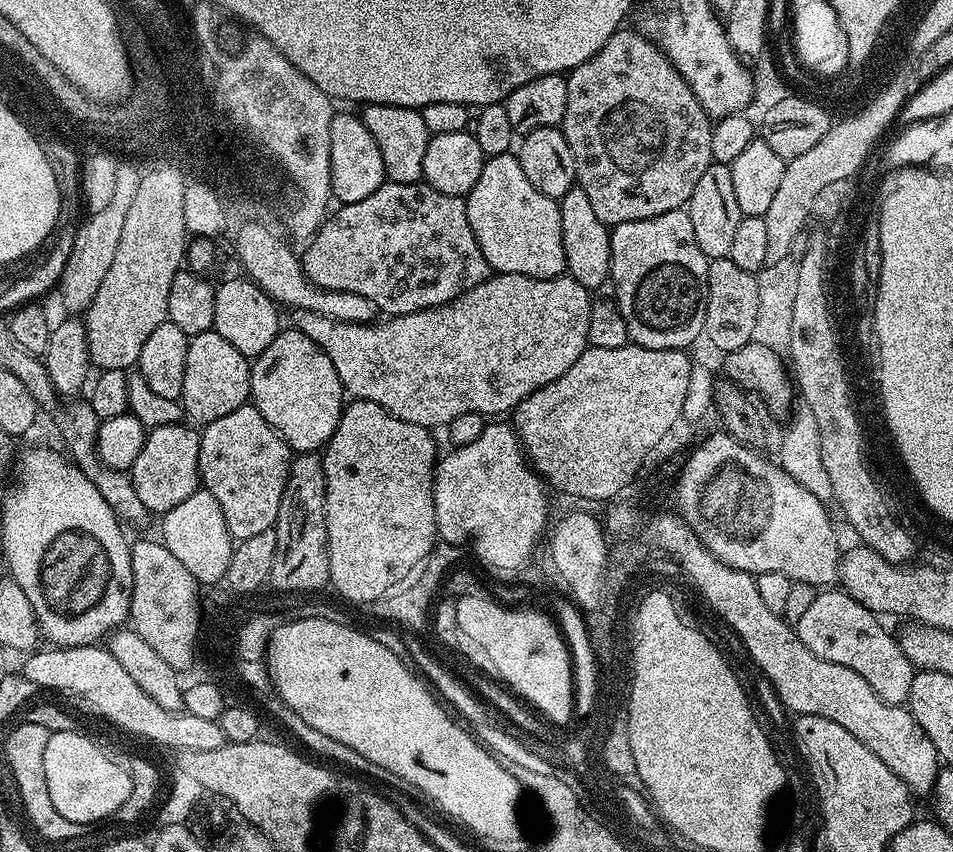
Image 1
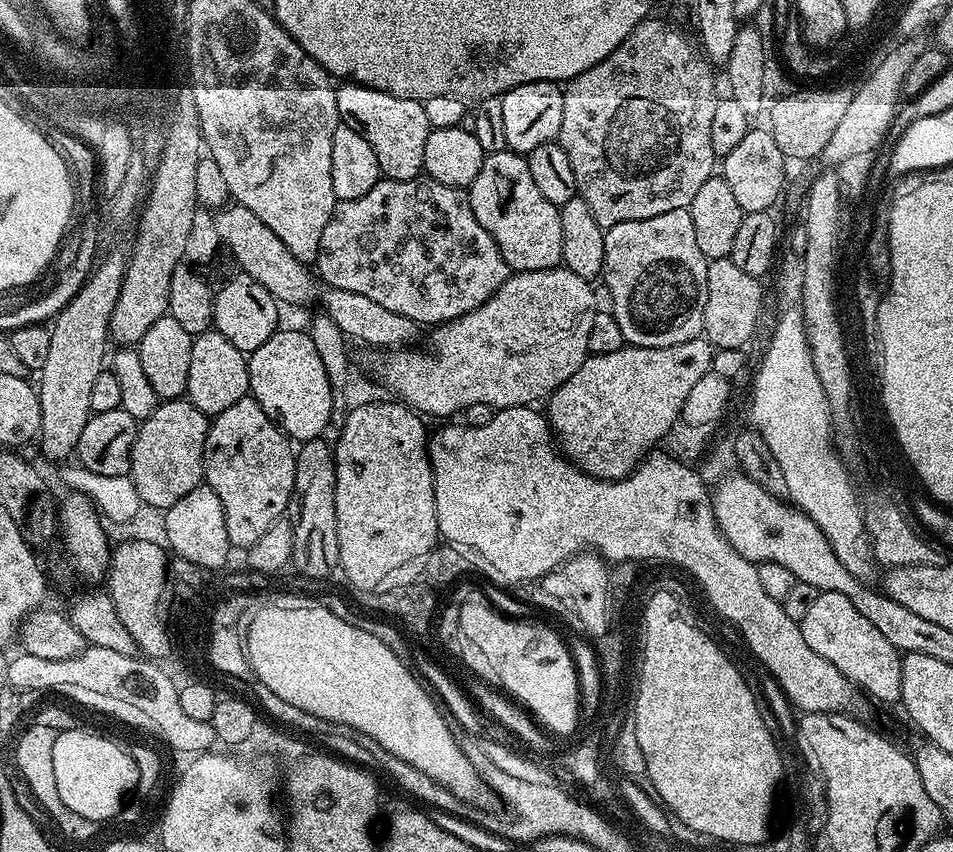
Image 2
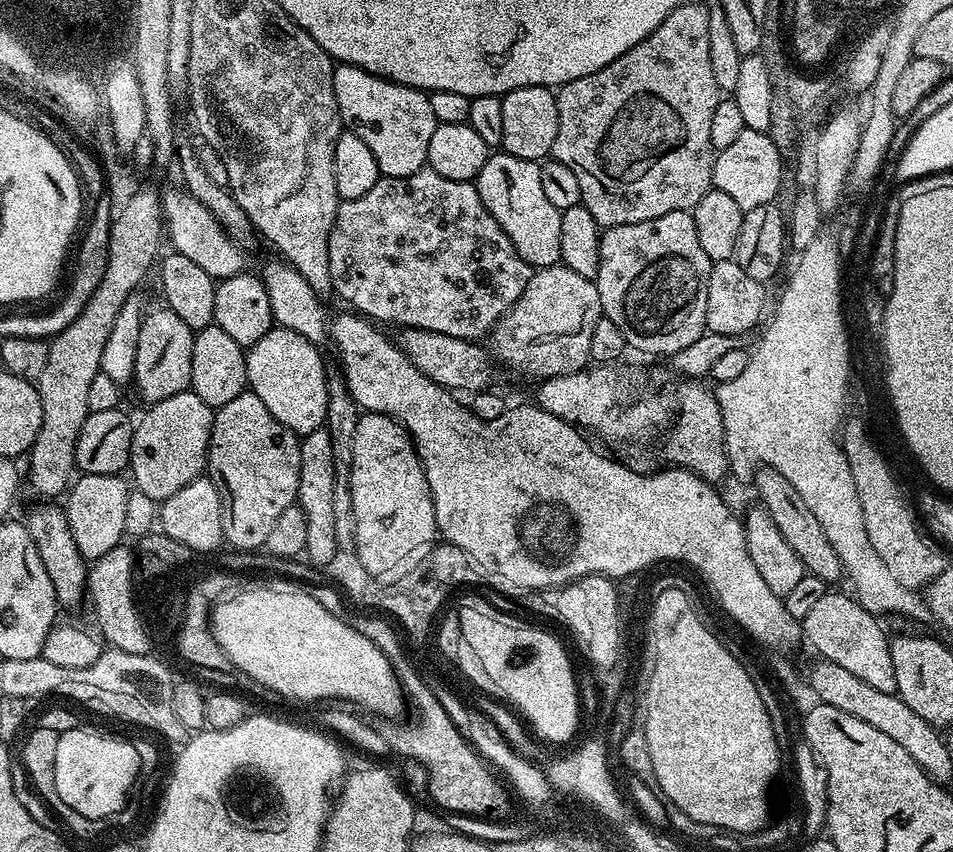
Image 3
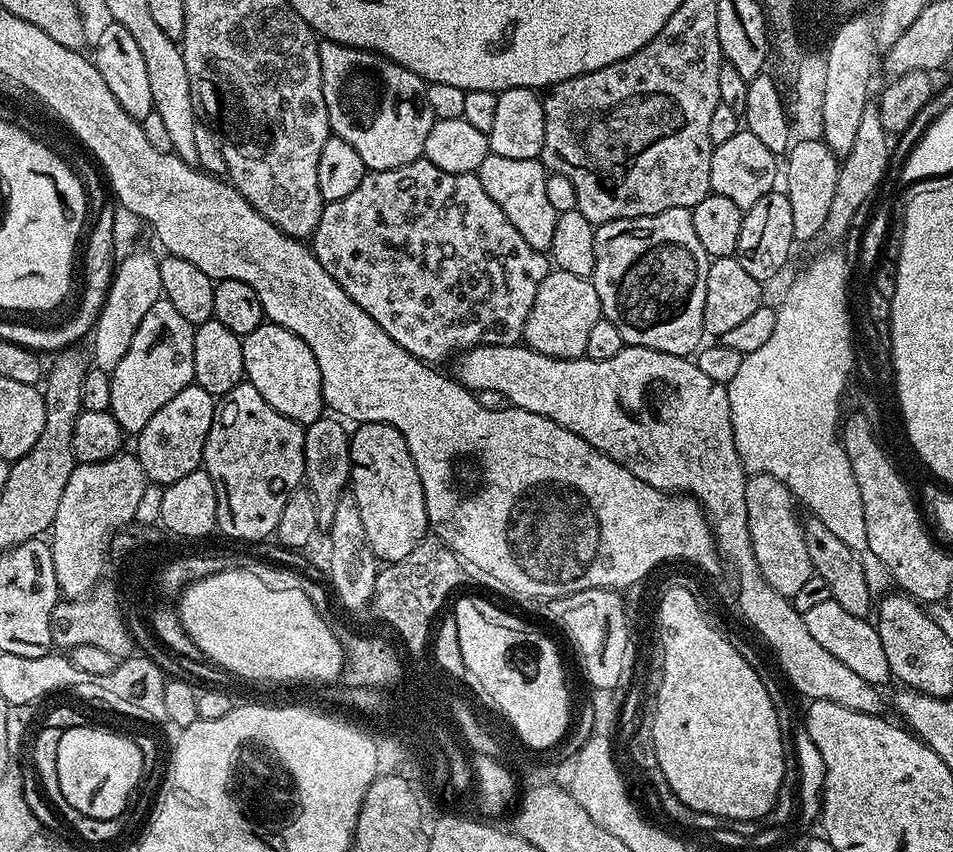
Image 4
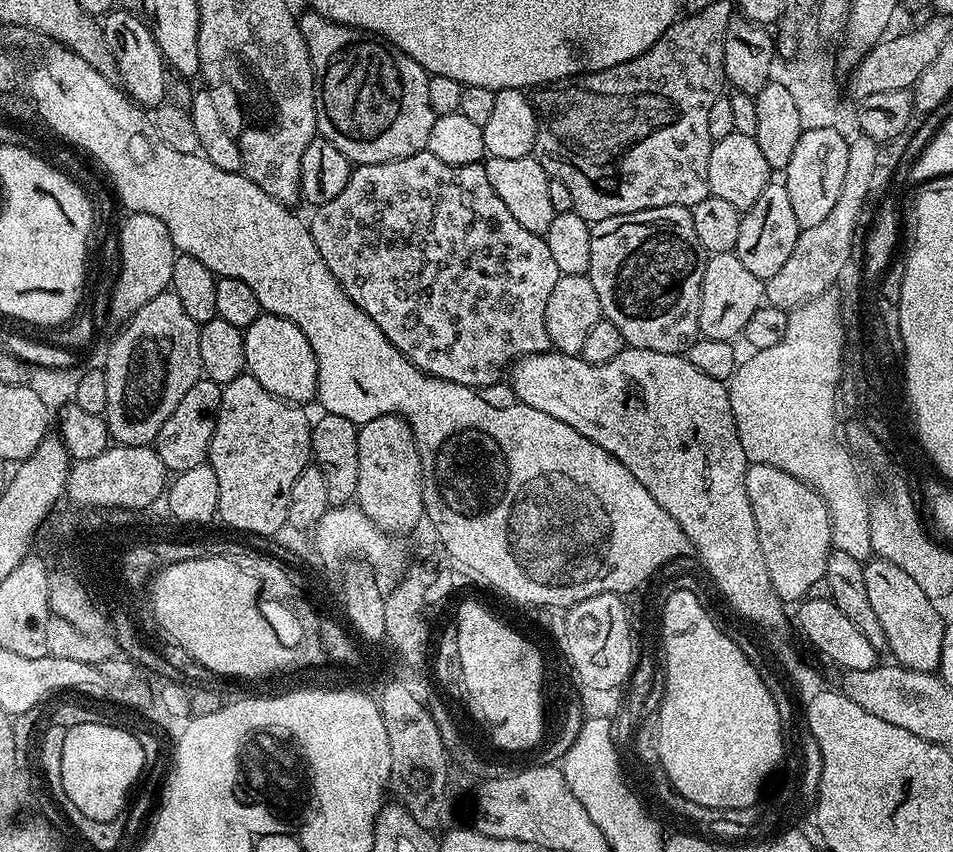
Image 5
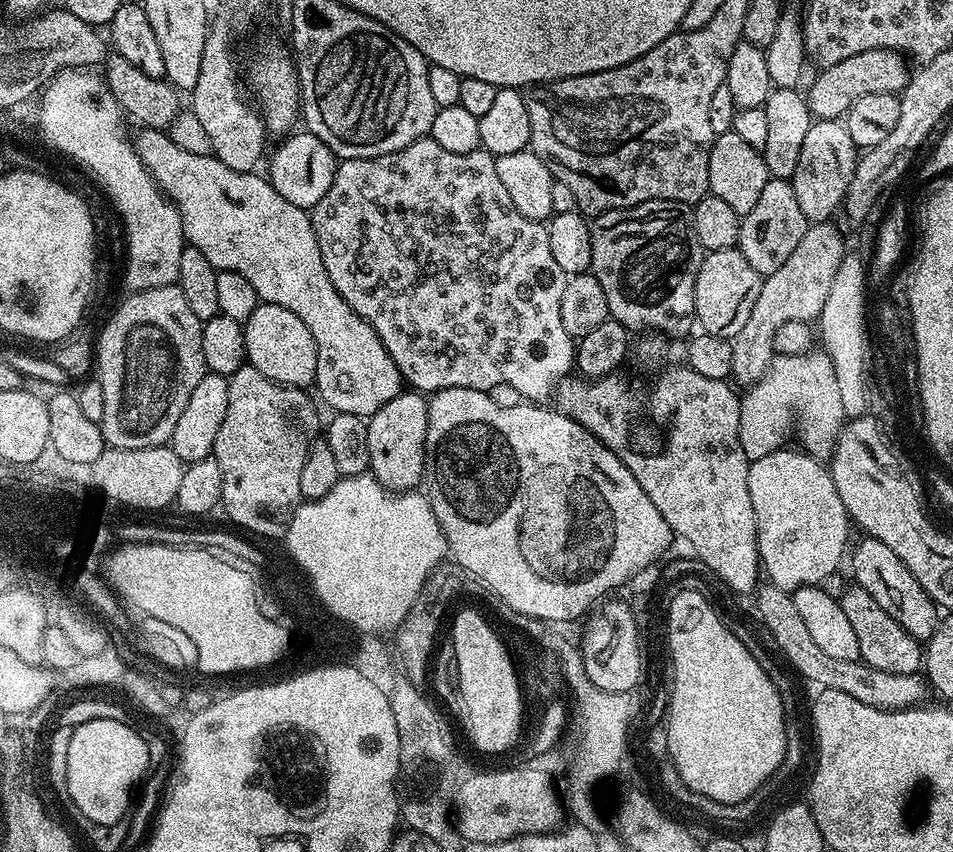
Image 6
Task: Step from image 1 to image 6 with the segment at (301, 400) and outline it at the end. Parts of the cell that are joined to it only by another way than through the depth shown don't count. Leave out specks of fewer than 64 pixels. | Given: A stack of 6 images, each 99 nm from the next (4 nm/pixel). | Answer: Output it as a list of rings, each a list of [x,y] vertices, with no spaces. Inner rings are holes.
[[[257,303],[254,314],[243,321],[246,360],[275,384],[291,388],[311,389],[316,382],[318,350],[309,328],[298,314],[286,310],[286,306]]]

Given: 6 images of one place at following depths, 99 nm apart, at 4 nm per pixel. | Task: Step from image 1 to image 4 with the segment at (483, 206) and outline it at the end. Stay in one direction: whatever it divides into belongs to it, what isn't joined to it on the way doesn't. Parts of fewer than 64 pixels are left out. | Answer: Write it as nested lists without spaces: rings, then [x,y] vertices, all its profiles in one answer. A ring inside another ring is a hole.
[[[489,155],[482,162],[479,173],[482,186],[498,206],[502,206],[502,214],[510,218],[514,230],[534,246],[534,250],[547,253],[554,242],[554,222],[558,213],[546,195],[546,178],[549,173],[539,159],[523,160],[522,158],[502,158]]]

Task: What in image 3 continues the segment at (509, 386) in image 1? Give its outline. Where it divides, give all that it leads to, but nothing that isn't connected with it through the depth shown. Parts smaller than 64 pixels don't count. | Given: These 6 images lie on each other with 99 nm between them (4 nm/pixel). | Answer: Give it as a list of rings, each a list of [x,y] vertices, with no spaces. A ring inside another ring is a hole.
[[[562,263],[535,269],[518,302],[494,329],[500,335],[500,360],[537,381],[585,371],[592,360],[590,337],[601,315],[595,280],[574,274]]]

